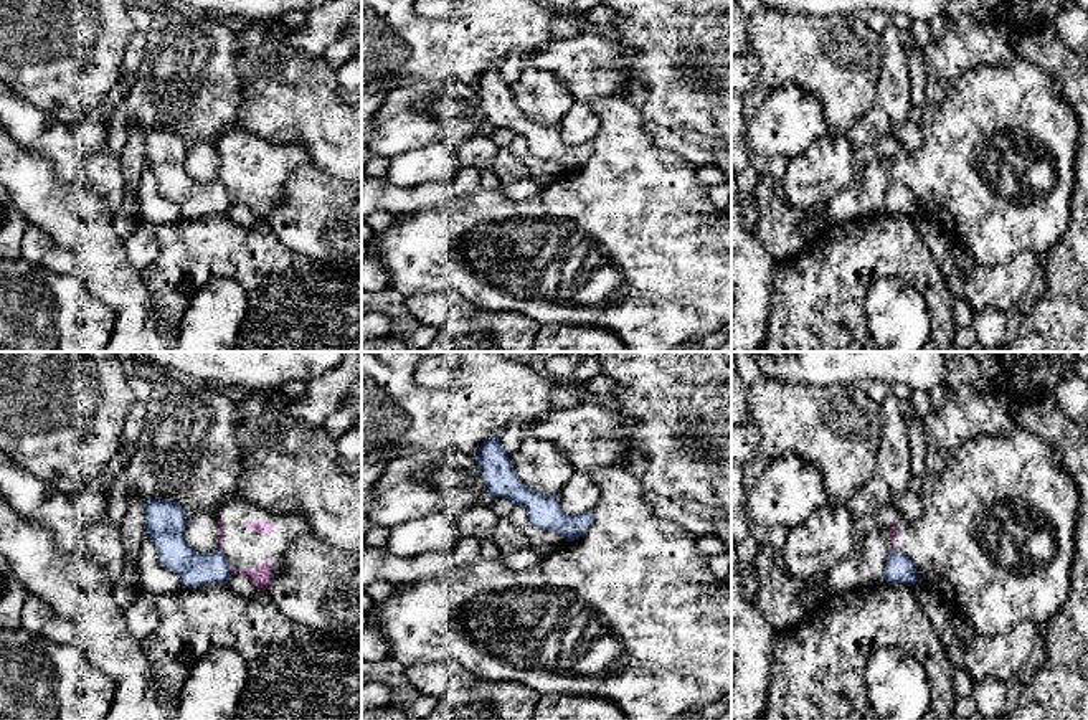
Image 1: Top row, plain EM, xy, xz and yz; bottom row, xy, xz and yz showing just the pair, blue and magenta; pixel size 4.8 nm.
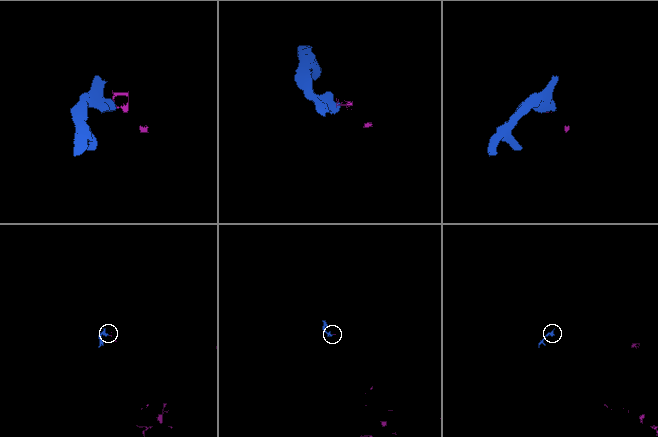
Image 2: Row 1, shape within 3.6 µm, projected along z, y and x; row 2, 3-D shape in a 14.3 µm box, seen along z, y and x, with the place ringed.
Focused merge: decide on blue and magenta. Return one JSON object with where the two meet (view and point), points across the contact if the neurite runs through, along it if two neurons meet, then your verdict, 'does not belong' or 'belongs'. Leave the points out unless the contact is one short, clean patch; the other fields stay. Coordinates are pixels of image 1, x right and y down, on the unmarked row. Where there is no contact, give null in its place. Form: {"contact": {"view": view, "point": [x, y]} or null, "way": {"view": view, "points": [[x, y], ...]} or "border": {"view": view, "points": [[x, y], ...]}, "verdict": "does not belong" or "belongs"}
{"contact": {"view": "yz", "point": [895, 182]}, "border": {"view": "yz", "points": [[892, 180], [897, 182]]}, "verdict": "does not belong"}

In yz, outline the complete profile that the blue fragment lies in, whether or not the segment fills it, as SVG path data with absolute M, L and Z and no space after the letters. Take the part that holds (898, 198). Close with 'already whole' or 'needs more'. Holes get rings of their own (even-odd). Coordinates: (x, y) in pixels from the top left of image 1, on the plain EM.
M892 182L887 190L885 211L888 215L903 213L911 216L920 211L920 206L911 190L905 183Z | already whole

